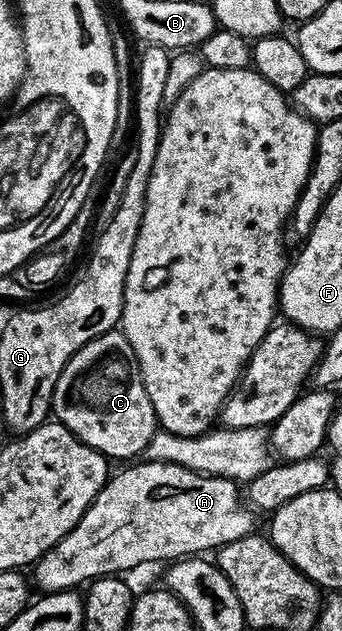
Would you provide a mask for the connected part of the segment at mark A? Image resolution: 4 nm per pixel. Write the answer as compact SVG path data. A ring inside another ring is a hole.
M140 460L135 464L128 464L125 470L120 470L111 475L108 483L98 492L98 496L94 496L94 500L90 504L90 508L86 508L86 512L82 516L82 520L78 520L78 524L74 524L74 528L70 532L66 532L66 536L62 536L62 540L58 540L58 544L54 544L54 548L50 548L42 557L35 562L30 570L30 578L40 592L44 594L56 594L59 590L76 590L85 584L105 576L120 576L125 572L123 570L132 570L135 566L140 566L143 562L164 562L171 563L173 560L179 560L189 556L200 556L204 550L219 551L220 547L230 544L234 540L242 540L248 534L253 533L257 529L253 511L236 495L238 489L237 483L231 478L223 478L222 476L214 476L213 474L199 474L185 466L178 464L170 464L169 462L149 462Z

